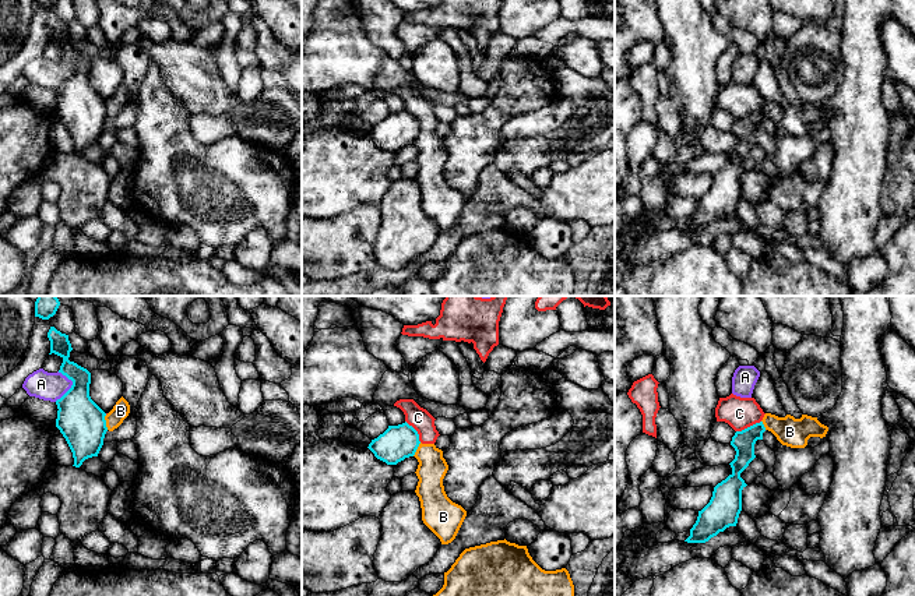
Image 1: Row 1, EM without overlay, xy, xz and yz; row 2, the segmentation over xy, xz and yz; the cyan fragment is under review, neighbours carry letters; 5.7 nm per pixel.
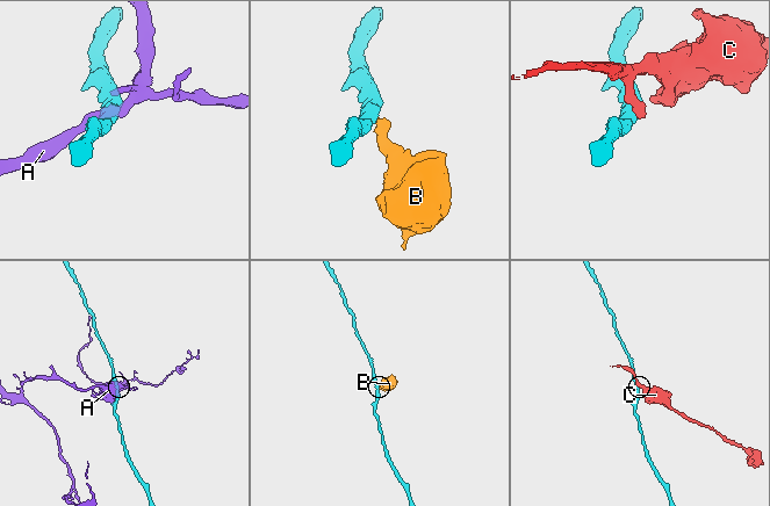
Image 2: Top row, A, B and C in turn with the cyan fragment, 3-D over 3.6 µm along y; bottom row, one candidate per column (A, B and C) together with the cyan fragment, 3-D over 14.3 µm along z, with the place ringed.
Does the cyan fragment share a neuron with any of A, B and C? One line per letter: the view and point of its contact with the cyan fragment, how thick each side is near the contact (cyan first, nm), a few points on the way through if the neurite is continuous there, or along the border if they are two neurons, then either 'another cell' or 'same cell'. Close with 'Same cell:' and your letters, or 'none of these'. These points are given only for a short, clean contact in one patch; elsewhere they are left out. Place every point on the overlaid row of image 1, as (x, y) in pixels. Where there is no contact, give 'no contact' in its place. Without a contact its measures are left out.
A: xy (71, 387) | 260/160 nm | along xy (60, 371), (71, 381), (71, 385), (55, 401) | another cell
B: xy (105, 422) | 260/100 nm | along xy (105, 415), (105, 426), (108, 429) | another cell
C: yz (748, 427) | 130/180 nm | along yz (760, 420), (736, 431) | another cell
Same cell: none of these

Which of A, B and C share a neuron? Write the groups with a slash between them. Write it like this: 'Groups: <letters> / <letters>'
Groups: A / B C

